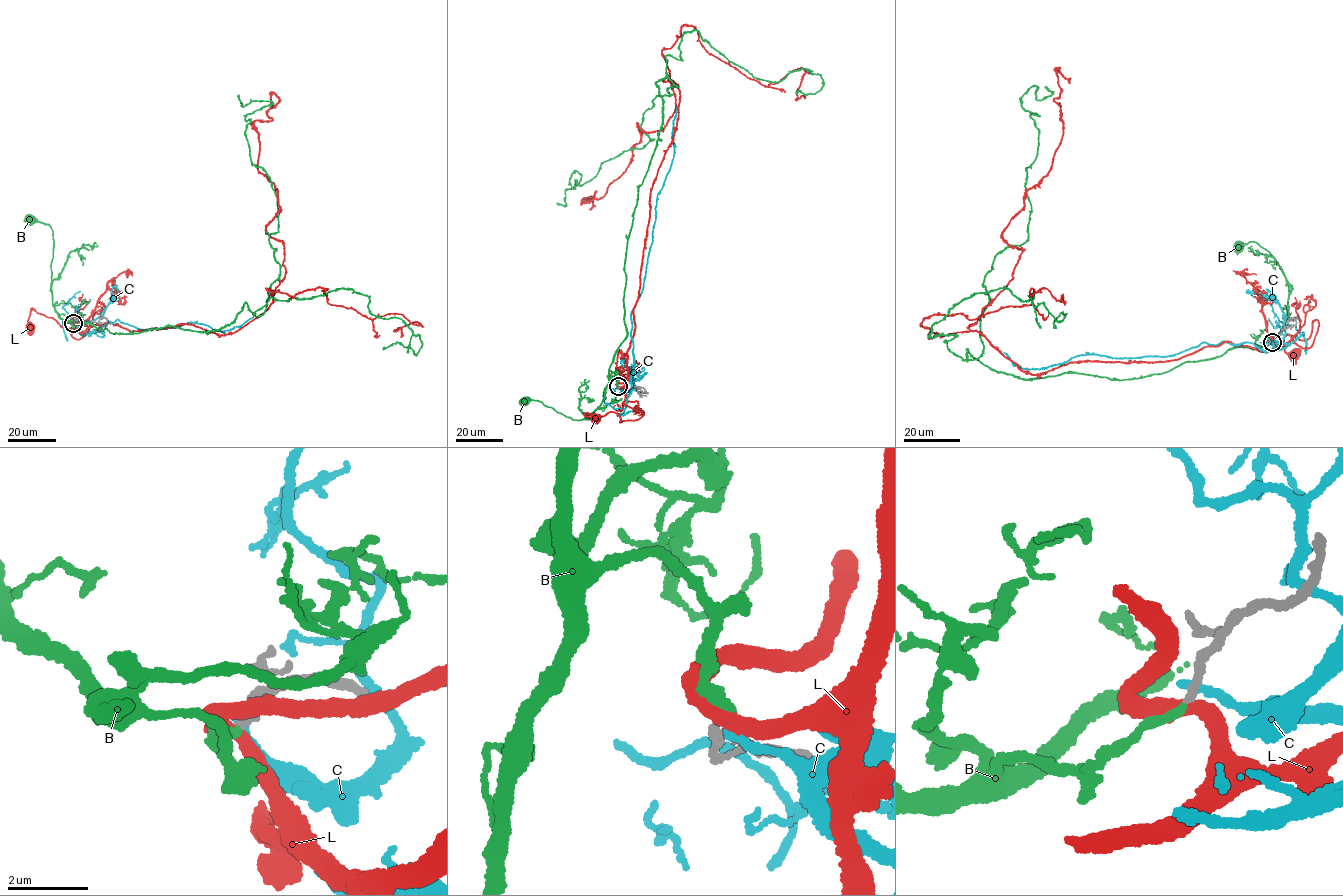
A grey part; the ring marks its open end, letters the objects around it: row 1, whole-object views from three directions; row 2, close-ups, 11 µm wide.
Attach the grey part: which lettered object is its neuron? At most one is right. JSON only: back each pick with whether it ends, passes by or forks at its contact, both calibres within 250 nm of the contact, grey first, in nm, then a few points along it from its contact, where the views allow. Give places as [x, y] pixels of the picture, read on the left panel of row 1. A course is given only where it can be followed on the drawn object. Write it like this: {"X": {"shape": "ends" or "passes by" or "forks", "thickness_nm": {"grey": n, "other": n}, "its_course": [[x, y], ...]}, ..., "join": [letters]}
{"B": {"shape": "ends", "thickness_nm": {"grey": 220, "other": 220}, "its_course": [[73, 323], [60, 318], [53, 306], [51, 264], [54, 242], [50, 226], [29, 219]]}, "join": ["B"]}

